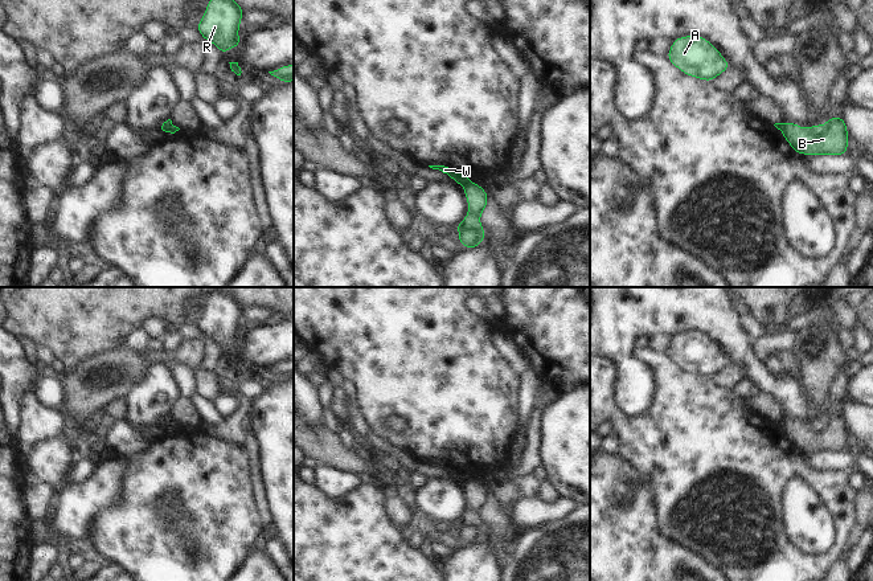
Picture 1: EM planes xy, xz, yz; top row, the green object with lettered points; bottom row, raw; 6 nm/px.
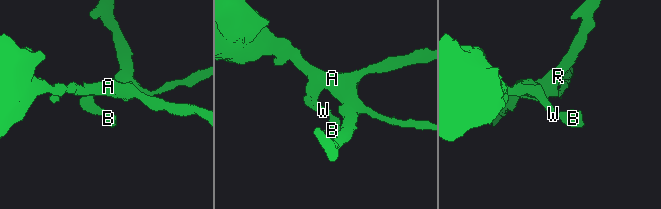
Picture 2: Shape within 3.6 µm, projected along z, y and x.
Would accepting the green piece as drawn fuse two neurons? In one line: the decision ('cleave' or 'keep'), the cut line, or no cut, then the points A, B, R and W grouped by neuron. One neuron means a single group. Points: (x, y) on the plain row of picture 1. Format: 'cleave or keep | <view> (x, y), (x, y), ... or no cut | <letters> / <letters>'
cleave | xz (471, 478), (463, 482) | A R W / B

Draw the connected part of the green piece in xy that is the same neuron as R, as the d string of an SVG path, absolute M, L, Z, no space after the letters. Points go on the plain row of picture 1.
M220 291L208 296L201 318L196 322L205 337L212 337L222 349L242 341L238 335L243 307L231 294Z

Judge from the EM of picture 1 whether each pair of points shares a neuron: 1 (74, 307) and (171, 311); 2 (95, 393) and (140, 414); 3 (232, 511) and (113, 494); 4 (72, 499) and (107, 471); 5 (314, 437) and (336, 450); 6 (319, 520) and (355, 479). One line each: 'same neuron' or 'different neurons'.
1: same neuron
2: different neurons
3: different neurons
4: same neuron
5: same neuron
6: different neurons

